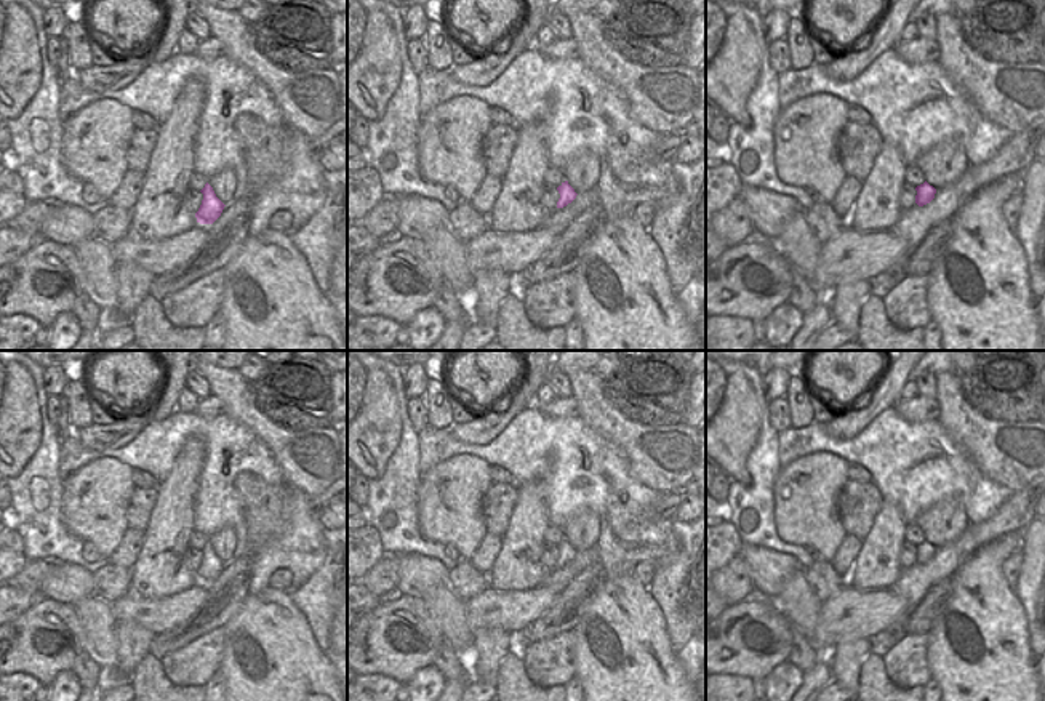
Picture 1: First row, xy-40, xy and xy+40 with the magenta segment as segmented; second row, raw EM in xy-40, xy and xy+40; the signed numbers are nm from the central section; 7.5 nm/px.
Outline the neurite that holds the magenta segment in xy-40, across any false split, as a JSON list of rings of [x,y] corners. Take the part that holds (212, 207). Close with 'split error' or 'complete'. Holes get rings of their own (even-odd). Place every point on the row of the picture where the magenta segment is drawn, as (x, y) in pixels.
[[[226,168],[208,179],[202,205],[195,213],[197,222],[213,224],[222,213],[224,206],[234,198],[237,186],[235,170]]] | split error

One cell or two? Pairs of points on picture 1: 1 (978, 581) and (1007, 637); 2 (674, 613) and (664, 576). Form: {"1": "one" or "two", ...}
{"1": "one", "2": "one"}

